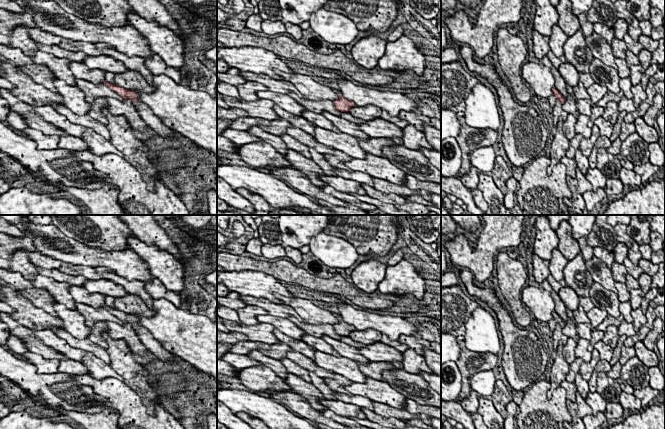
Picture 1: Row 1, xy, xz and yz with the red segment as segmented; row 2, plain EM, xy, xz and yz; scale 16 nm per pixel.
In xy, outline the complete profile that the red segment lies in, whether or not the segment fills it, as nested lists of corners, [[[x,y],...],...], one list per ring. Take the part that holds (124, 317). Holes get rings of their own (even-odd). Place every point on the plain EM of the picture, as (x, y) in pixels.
[[[107,305],[103,306],[103,308],[120,319],[123,323],[130,323],[138,338],[148,350],[156,356],[156,358],[164,363],[175,363],[173,353],[167,351],[159,341],[154,339],[153,335],[146,328],[138,324],[137,316],[125,313]]]

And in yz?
[[[555,311],[552,314],[553,318],[548,321],[551,332],[554,331],[557,323],[561,326],[561,328],[564,328],[565,322],[563,319]]]

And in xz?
[[[339,317],[338,323],[333,325],[334,330],[337,334],[345,337],[349,337],[352,331],[356,331],[354,326],[347,324],[343,319]]]

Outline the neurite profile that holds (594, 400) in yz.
[[[596,391],[594,393],[589,392],[586,398],[587,404],[591,407],[593,415],[597,415],[598,412],[605,412],[607,402]]]

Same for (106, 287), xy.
[[[104,278],[100,280],[86,279],[83,282],[83,287],[90,293],[100,293],[104,296],[111,296],[114,298],[123,297],[128,294],[121,285]]]

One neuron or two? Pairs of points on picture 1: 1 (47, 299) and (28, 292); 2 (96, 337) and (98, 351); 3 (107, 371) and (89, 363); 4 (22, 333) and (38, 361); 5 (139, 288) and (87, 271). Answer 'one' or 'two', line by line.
1: one
2: two
3: one
4: two
5: one

